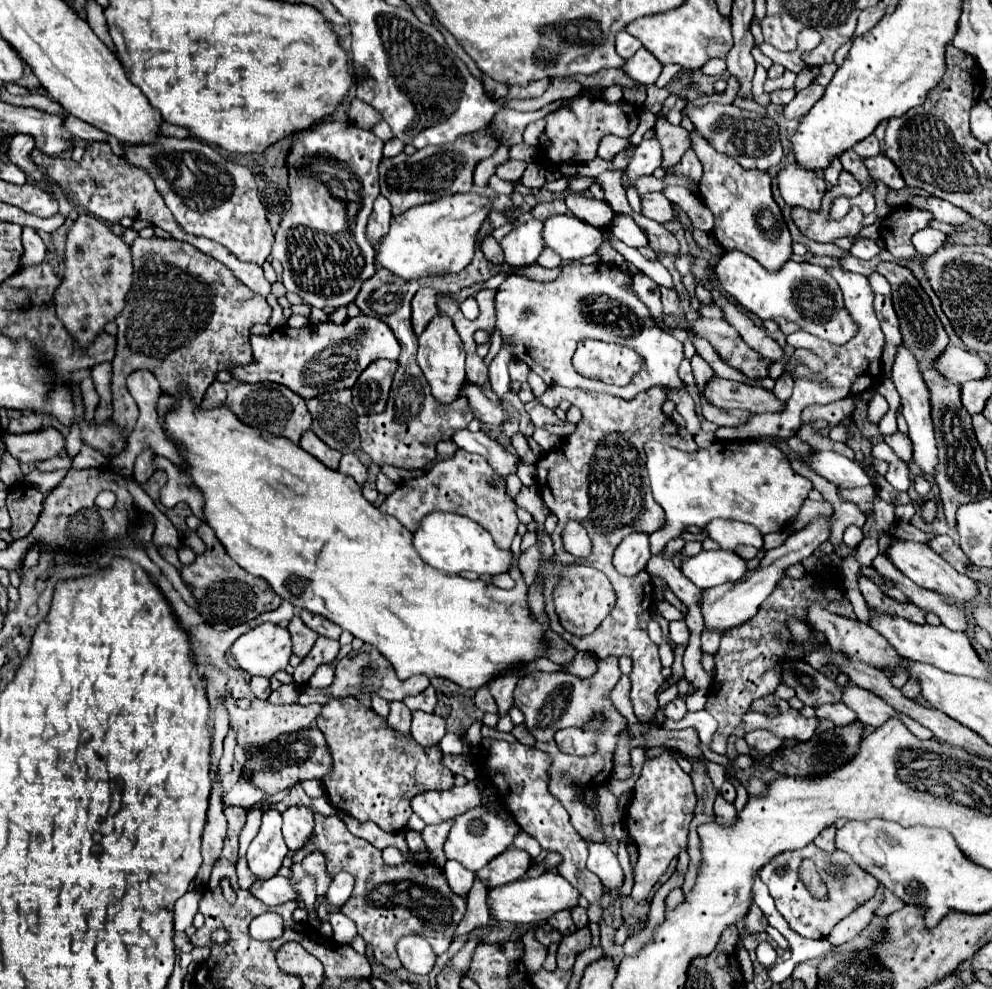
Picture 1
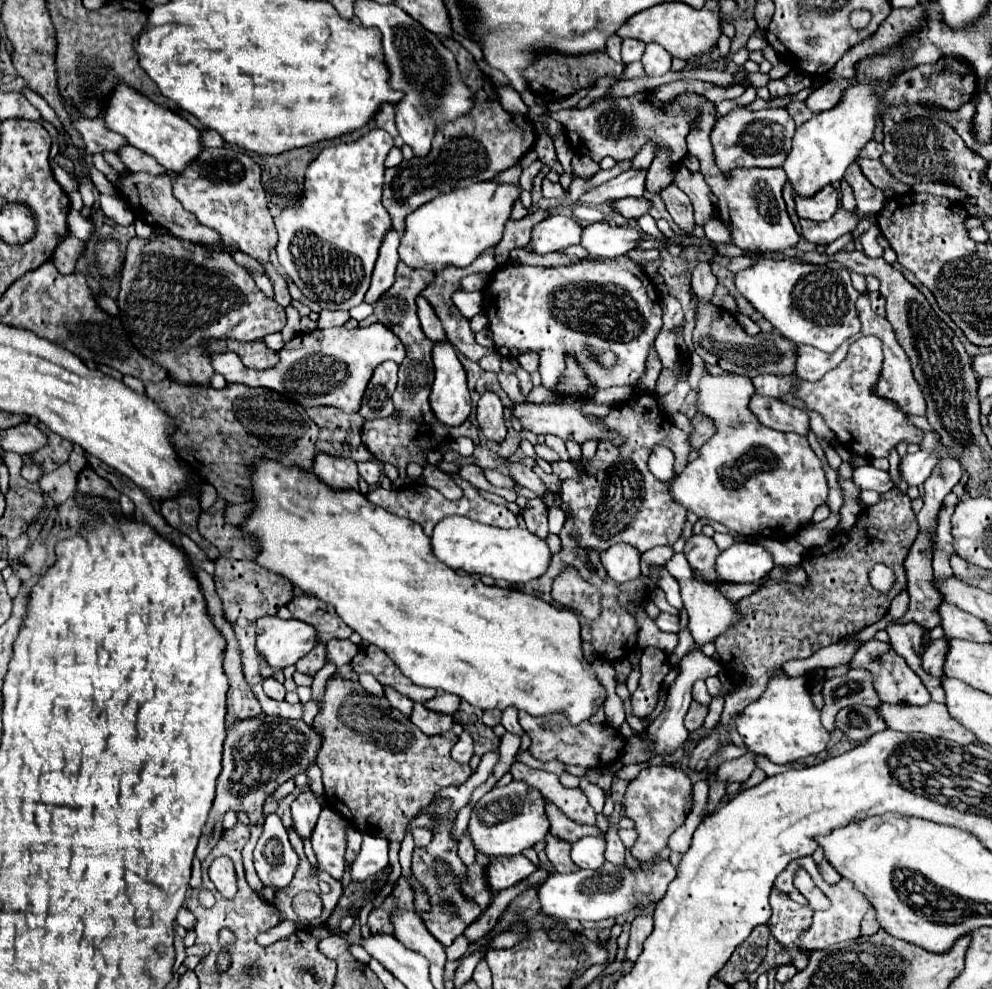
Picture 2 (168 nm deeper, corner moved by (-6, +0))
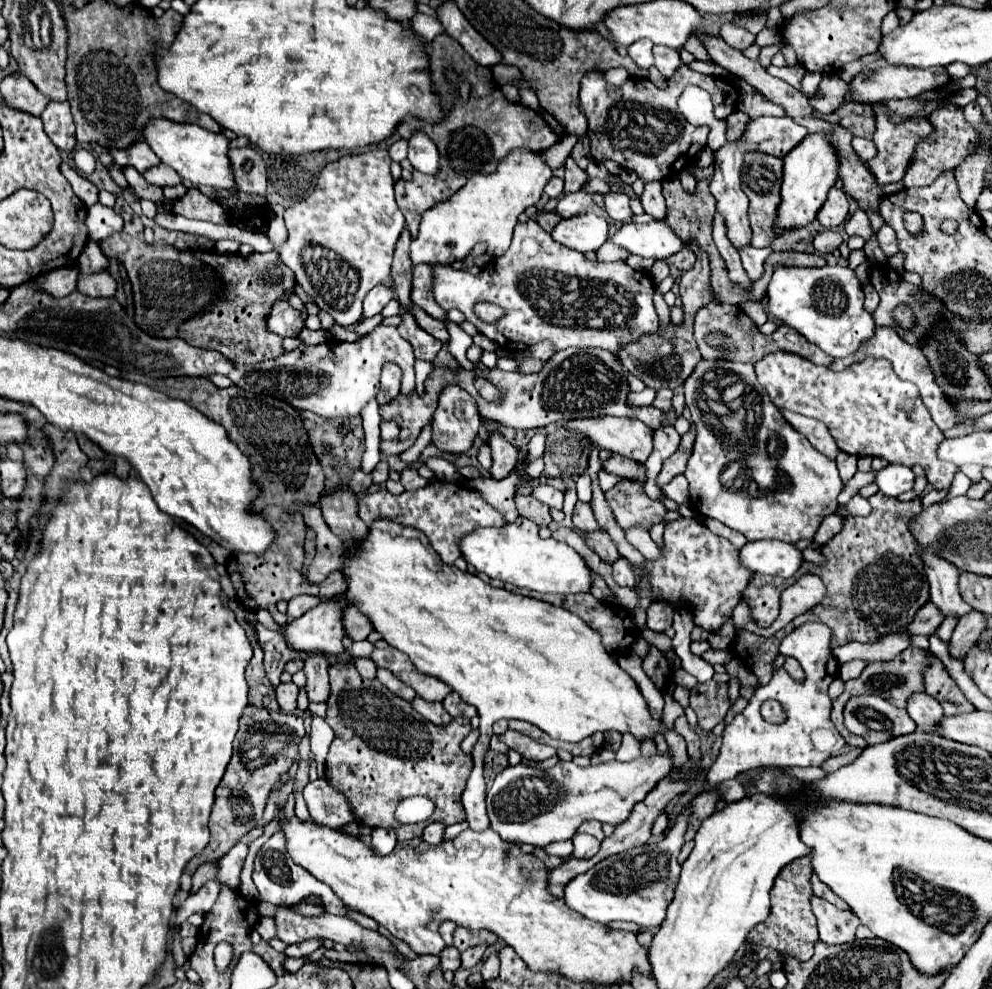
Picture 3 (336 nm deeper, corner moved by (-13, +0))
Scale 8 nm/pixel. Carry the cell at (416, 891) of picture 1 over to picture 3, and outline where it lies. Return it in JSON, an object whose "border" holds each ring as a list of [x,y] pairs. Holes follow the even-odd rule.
{"border":[[[457,927],[453,937],[455,937],[455,947],[459,951],[465,951],[475,945],[495,945],[497,943],[497,935],[489,931],[469,931],[465,927]]]}

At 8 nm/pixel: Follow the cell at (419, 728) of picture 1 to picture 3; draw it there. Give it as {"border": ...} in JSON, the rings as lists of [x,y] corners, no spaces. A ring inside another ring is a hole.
{"border":[[[415,695],[415,699],[411,701],[411,705],[413,705],[413,709],[417,713],[421,713],[423,717],[427,717],[435,725],[447,725],[451,721],[449,713],[443,709],[443,705],[439,701],[437,703],[429,703],[429,701],[421,699],[419,695]]]}

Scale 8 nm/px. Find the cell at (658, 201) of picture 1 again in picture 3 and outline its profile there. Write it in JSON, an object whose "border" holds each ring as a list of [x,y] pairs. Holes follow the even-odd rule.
{"border":[[[621,191],[603,195],[603,205],[605,205],[605,211],[607,211],[607,215],[611,217],[613,223],[621,223],[623,219],[633,217],[631,207],[629,207],[629,197]]]}

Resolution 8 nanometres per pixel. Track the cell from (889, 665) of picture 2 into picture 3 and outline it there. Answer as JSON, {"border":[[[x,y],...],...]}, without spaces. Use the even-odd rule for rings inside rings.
{"border":[[[915,693],[909,699],[907,711],[909,711],[911,719],[917,723],[917,727],[925,733],[931,733],[931,735],[937,733],[937,725],[945,717],[939,701],[927,693]]]}

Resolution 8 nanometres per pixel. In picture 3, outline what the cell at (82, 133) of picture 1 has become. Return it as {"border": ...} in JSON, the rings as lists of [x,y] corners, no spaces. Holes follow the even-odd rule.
{"border":[[[159,165],[159,167],[155,167],[155,169],[149,169],[145,175],[143,175],[149,183],[153,183],[153,185],[161,185],[161,187],[165,187],[165,185],[169,185],[169,187],[175,187],[175,185],[181,185],[183,183],[183,179],[177,175],[177,171],[173,171],[169,165]]]}

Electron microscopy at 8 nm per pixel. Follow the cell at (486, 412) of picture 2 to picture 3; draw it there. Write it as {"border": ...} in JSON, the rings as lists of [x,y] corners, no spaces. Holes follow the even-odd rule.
{"border":[[[497,433],[489,437],[489,447],[491,447],[491,457],[493,457],[491,477],[497,479],[497,481],[505,479],[513,471],[513,467],[517,463],[517,451],[509,441],[505,441]]]}

